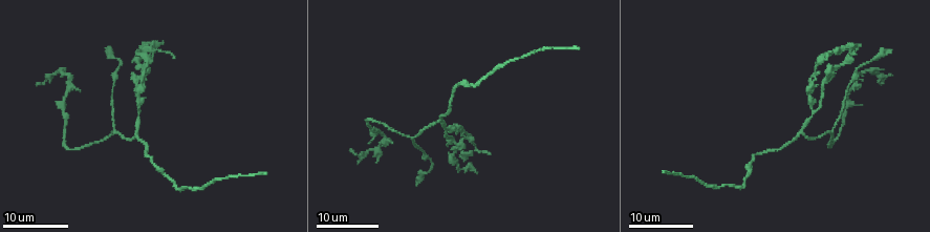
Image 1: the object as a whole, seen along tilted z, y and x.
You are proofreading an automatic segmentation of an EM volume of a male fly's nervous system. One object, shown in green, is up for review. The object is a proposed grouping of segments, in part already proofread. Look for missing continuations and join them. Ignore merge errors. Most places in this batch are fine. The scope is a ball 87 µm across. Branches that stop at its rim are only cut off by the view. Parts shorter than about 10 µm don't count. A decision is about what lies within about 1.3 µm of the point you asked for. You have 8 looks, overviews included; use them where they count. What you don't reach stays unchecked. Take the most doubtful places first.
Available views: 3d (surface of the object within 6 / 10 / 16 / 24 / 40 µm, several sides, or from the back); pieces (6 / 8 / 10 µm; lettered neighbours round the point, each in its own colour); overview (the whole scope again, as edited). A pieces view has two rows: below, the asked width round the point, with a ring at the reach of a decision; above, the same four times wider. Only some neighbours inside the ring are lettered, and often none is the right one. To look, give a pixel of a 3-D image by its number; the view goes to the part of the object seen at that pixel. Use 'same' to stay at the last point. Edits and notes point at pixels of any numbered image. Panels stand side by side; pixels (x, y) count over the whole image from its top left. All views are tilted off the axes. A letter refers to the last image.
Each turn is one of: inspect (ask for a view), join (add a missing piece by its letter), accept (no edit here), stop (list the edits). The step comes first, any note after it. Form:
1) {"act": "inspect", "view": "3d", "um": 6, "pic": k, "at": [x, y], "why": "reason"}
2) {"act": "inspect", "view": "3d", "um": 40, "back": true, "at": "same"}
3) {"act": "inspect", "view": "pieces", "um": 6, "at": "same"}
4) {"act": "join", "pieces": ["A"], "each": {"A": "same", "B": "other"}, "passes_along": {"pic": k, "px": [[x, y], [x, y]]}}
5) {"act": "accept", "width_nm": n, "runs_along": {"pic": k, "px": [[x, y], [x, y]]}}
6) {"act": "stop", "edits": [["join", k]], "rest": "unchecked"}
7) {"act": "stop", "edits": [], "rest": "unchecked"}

{"act": "inspect", "view": "3d", "um": 16, "pic": 1, "at": [349, 148], "why": "free end"}

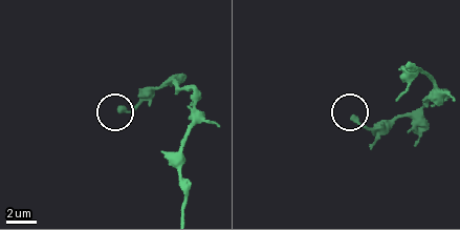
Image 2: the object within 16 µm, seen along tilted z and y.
{"act": "inspect", "view": "3d", "um": 6, "pic": 2, "at": [355, 115], "why": "zoom in"}

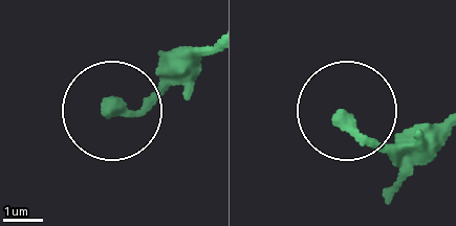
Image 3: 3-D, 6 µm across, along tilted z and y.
{"act": "inspect", "view": "pieces", "um": 6, "pic": 3, "at": [344, 114]}

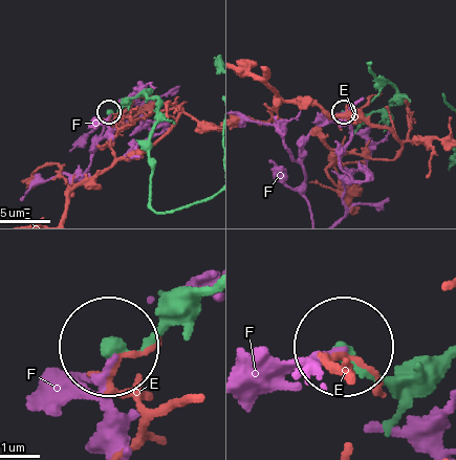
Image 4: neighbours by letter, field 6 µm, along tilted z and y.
{"act": "accept", "each": {"E": "other", "F": "other"}, "runs_along": {"pic": 4, "px": [[204, 289], [152, 331], [118, 342]]}, "found": "none of them fits"}

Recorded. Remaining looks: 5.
{"act": "inspect", "view": "3d", "um": 16, "pic": 1, "at": [164, 44], "why": "free end"}

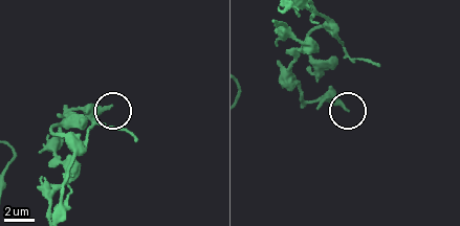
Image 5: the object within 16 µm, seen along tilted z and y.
{"act": "inspect", "view": "pieces", "um": 8, "pic": 5, "at": [346, 111], "why": "what lies round it"}

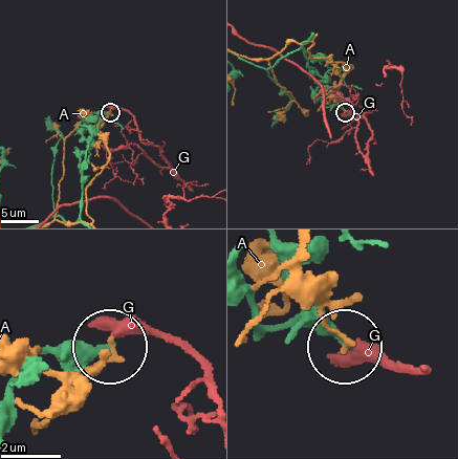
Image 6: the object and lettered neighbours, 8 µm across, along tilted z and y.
{"act": "accept", "each": {"A": "other", "G": "other"}, "found": "no lettered piece goes on from it"}

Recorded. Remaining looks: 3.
{"act": "inspect", "view": "3d", "um": 16, "pic": 1, "at": [890, 50], "why": "branch stops here"}

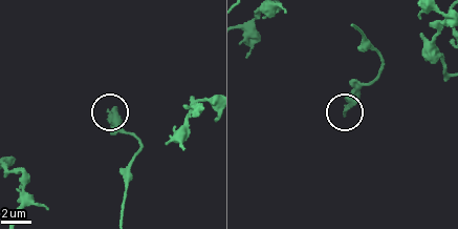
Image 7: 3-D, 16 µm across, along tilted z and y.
{"act": "inspect", "view": "pieces", "um": 6, "pic": 7, "at": [344, 114], "why": "see the neighbours"}

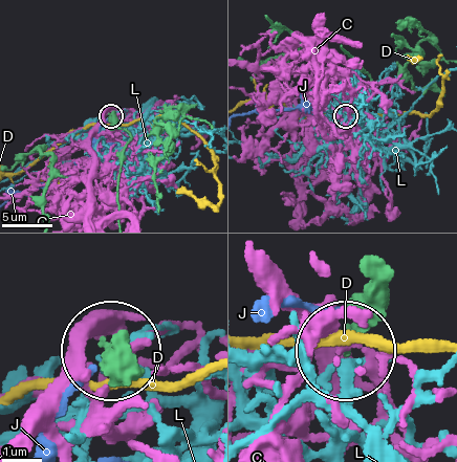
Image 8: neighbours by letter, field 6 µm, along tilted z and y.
{"act": "accept", "width_nm": 170, "each": {"C": "other", "D": "other", "J": "other", "L": "other"}, "found": "none of them fits"}

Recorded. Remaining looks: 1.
{"act": "stop", "edits": [], "rest": "unchecked"}

